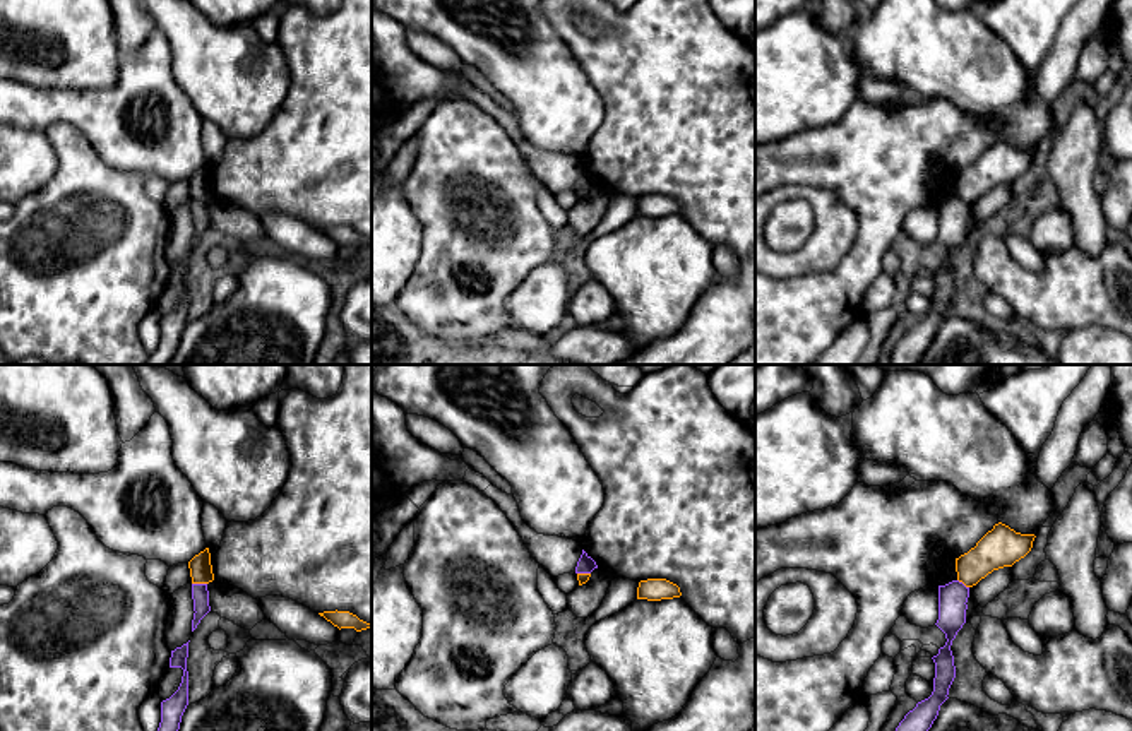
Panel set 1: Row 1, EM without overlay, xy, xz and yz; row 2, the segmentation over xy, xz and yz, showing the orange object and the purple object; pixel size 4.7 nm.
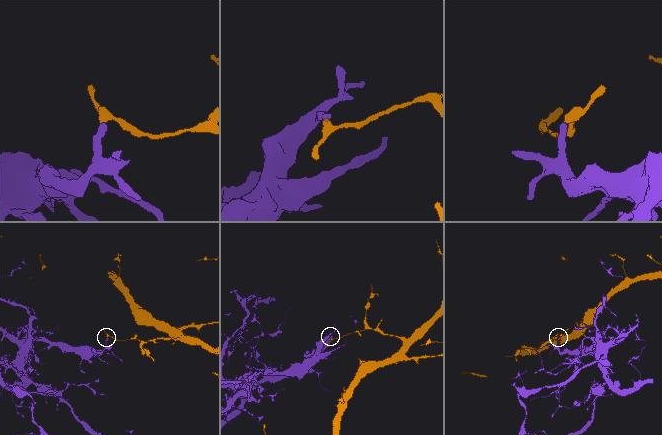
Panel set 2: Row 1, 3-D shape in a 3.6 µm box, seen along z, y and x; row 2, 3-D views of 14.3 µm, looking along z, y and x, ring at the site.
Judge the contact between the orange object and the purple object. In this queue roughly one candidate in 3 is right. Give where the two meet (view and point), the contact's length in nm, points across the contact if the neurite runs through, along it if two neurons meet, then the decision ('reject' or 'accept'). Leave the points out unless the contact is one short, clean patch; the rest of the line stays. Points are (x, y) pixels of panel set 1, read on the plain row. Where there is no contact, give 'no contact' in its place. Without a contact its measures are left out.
contact xy (199, 199); length 70 nm; border xy (192, 199), (206, 201); reject

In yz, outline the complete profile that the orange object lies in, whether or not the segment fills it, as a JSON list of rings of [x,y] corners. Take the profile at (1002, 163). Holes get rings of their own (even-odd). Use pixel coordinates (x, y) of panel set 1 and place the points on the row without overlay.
[[[995,140],[974,164],[956,175],[957,197],[973,204],[993,187],[1012,183],[1031,168],[1034,154]]]

